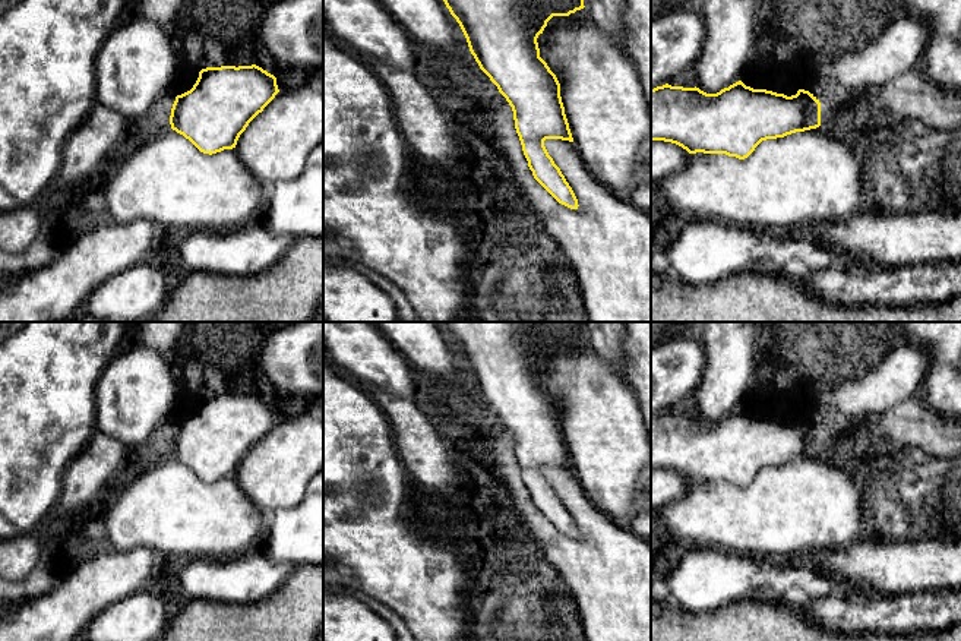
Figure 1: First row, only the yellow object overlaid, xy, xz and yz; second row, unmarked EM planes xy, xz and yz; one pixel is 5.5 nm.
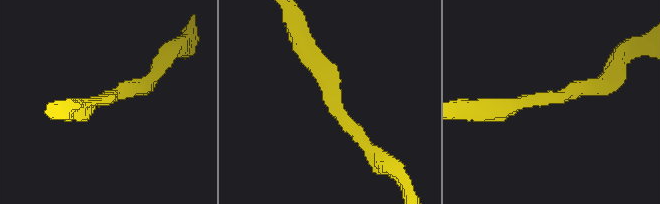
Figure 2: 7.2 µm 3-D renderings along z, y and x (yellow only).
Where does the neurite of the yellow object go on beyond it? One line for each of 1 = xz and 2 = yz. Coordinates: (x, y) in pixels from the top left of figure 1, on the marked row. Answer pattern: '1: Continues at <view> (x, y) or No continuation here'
1: No continuation here
2: No continuation here

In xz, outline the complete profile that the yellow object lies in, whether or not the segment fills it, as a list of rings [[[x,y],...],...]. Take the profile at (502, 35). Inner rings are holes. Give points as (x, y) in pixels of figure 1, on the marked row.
[[[443,0],[459,23],[471,54],[480,69],[497,86],[513,111],[515,129],[534,179],[562,205],[578,209],[578,199],[549,155],[544,140],[573,142],[560,83],[547,63],[540,57],[537,38],[553,16],[569,16],[584,9],[584,0]]]

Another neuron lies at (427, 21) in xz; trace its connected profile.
[[[379,0],[414,41],[443,51],[468,48],[467,38],[443,0]]]

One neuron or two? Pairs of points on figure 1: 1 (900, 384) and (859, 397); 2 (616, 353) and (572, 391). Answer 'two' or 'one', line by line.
1: one
2: two

